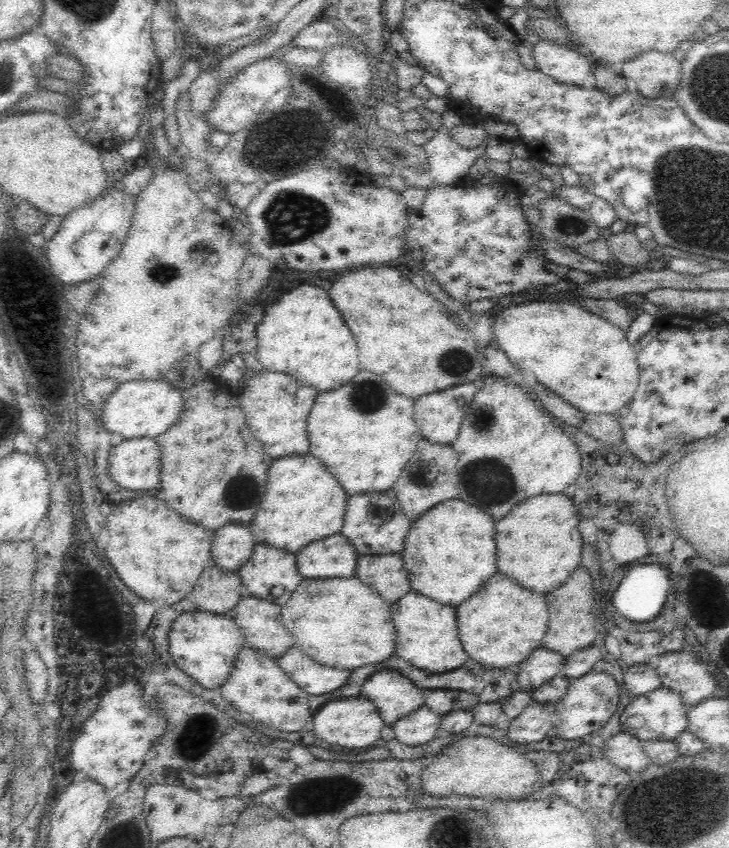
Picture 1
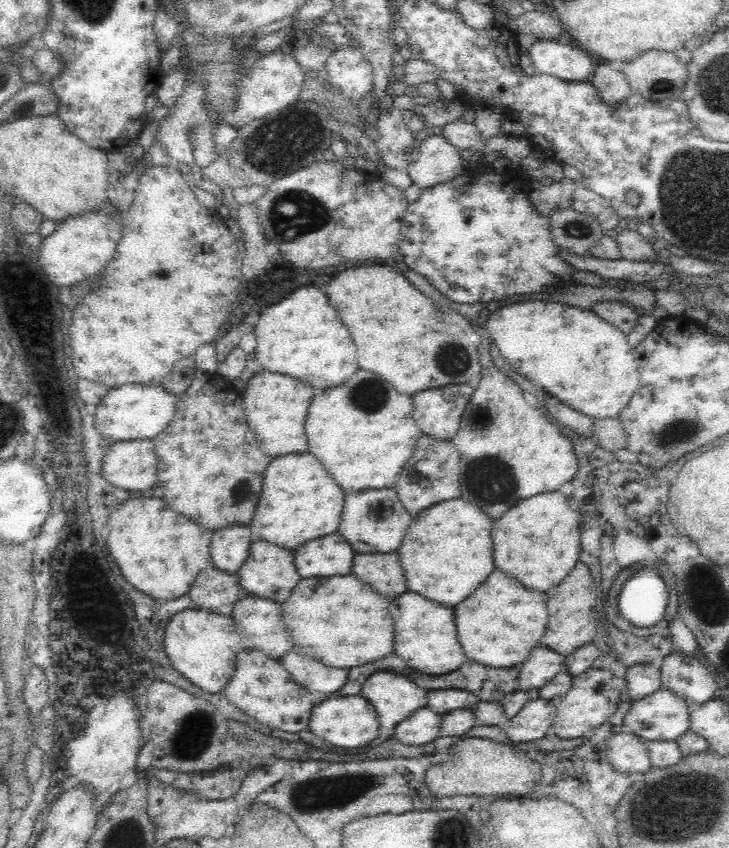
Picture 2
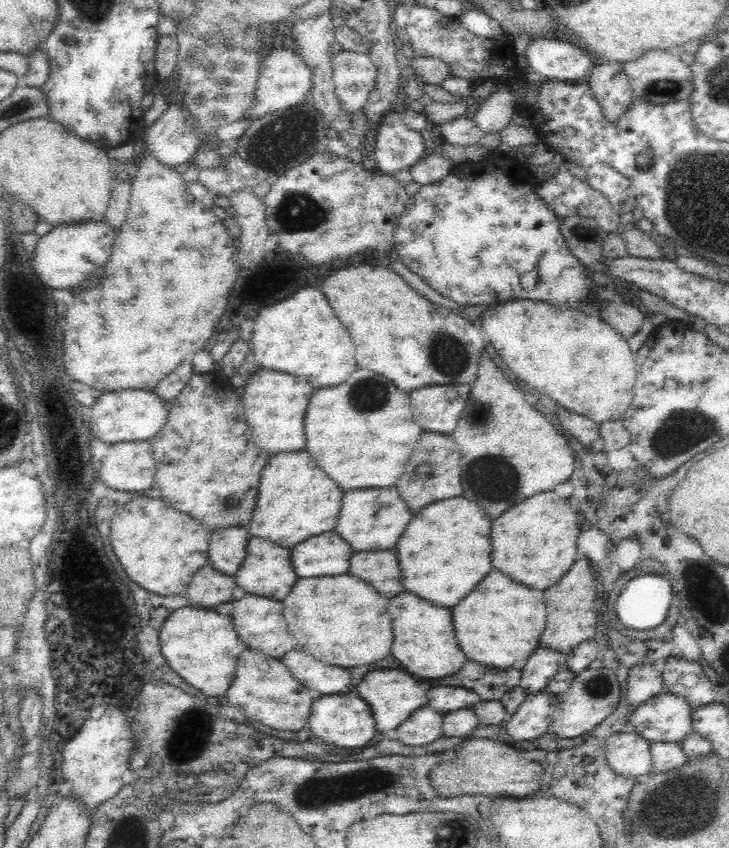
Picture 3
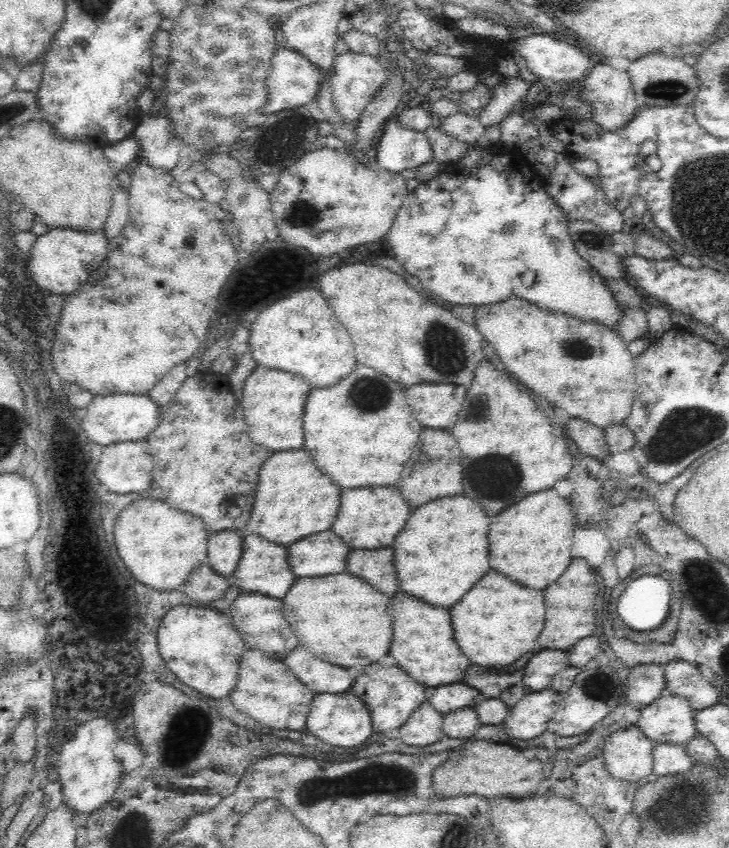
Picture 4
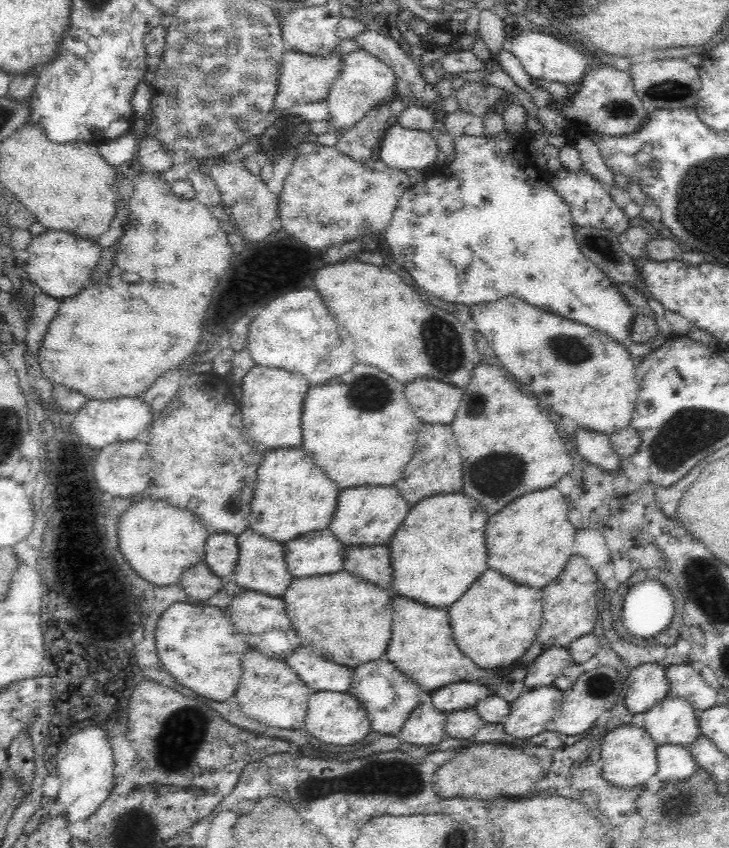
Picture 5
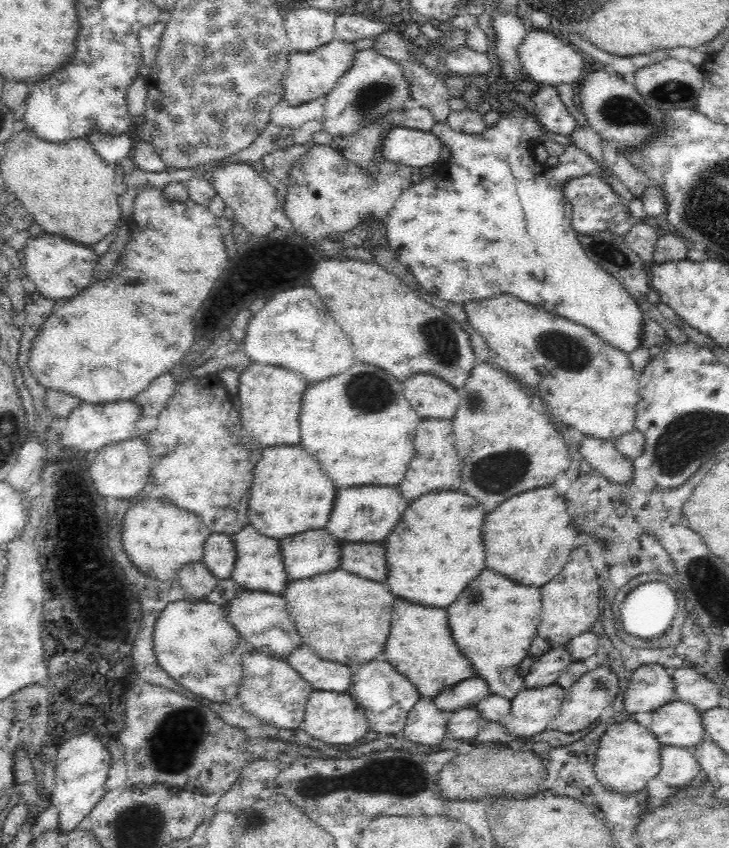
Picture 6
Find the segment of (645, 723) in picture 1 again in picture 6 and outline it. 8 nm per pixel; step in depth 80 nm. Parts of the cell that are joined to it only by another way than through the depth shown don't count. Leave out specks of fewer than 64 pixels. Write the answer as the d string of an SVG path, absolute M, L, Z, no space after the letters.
M671 700L651 712L649 729L661 745L692 749L706 738L700 712L680 700Z

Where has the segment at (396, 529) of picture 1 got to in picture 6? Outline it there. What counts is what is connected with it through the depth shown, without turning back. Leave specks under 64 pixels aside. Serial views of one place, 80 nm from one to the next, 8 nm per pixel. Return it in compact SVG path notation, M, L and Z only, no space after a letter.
M360 486L338 490L334 500L334 510L330 514L328 532L344 542L384 542L392 528L400 522L408 502L392 486Z

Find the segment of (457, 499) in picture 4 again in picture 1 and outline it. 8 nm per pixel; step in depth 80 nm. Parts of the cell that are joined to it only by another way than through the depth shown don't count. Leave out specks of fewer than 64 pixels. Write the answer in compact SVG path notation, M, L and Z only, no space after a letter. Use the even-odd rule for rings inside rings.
M448 500L428 510L420 520L416 520L404 542L404 562L406 570L412 574L412 590L440 602L458 606L468 600L494 572L494 520L462 502ZM460 548L462 548L462 572L480 572L480 574L462 574L460 586ZM448 560L458 560L448 564ZM458 584L458 586L450 586Z

